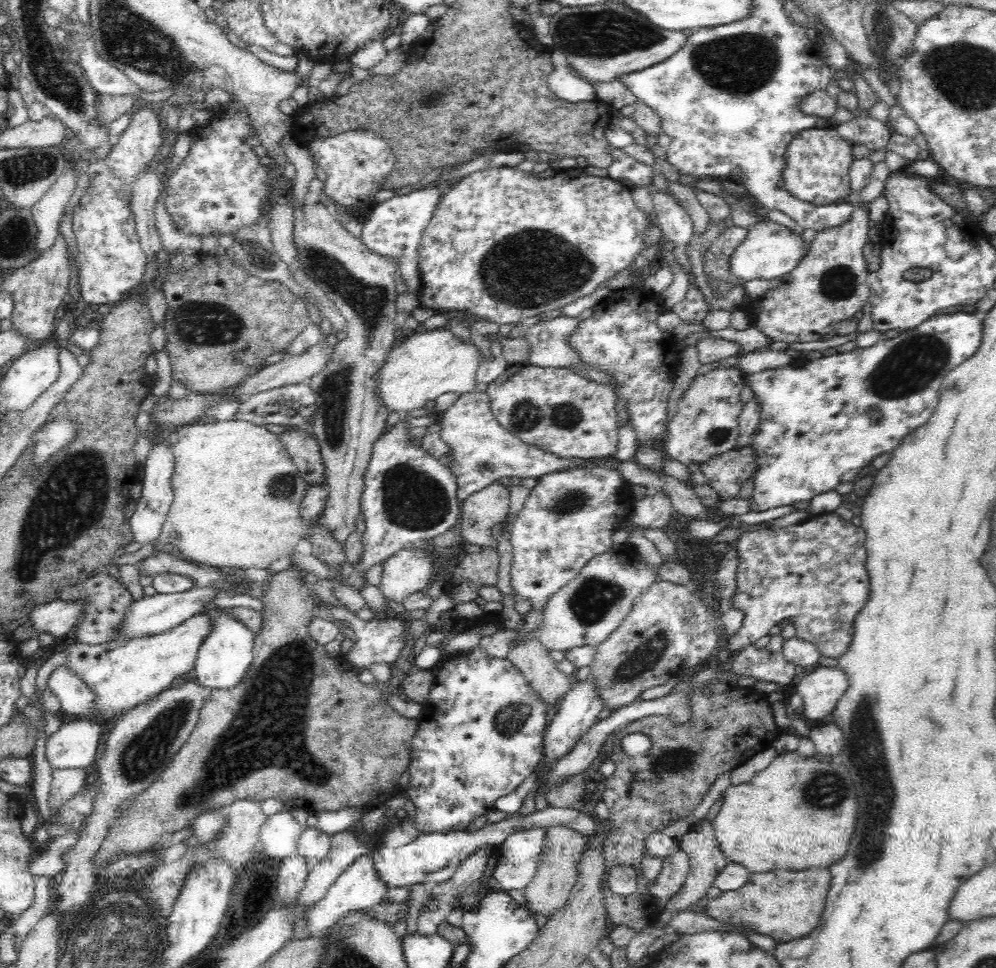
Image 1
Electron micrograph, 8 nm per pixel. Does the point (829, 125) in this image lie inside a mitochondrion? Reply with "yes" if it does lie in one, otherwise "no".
no

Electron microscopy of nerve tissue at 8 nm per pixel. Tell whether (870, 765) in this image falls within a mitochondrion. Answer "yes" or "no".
yes

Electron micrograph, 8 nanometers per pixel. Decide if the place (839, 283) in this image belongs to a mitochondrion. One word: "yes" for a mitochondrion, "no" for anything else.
yes

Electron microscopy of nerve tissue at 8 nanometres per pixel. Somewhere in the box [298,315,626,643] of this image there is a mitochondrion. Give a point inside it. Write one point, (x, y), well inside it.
(413, 499)

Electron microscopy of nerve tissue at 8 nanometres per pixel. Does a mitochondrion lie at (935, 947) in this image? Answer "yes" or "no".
no

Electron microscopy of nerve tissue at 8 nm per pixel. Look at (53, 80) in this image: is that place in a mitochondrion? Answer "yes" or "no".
yes

